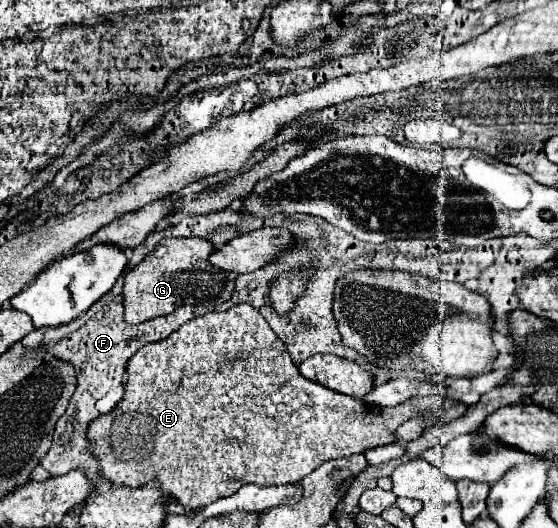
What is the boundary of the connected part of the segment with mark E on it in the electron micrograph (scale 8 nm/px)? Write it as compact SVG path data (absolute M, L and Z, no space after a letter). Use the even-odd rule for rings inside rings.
M241 302L225 312L209 312L193 318L169 338L137 350L127 362L123 398L111 412L89 422L85 434L89 438L89 450L97 458L101 478L113 486L127 488L157 482L165 498L181 502L187 510L197 510L235 494L243 484L293 484L325 460L391 444L395 428L419 410L443 410L449 420L465 412L463 404L455 404L443 396L413 398L411 402L395 408L369 406L303 378L285 344L275 336L265 318L253 306Z

